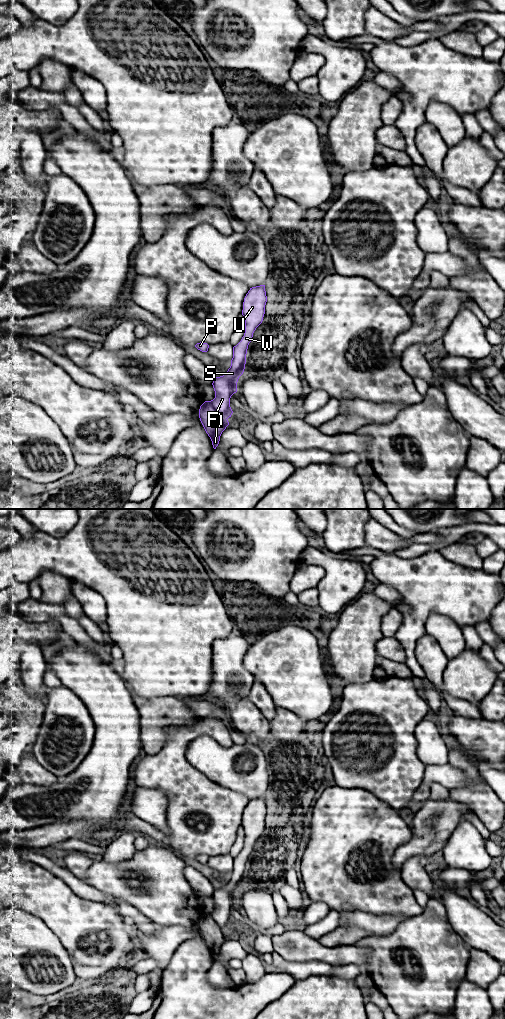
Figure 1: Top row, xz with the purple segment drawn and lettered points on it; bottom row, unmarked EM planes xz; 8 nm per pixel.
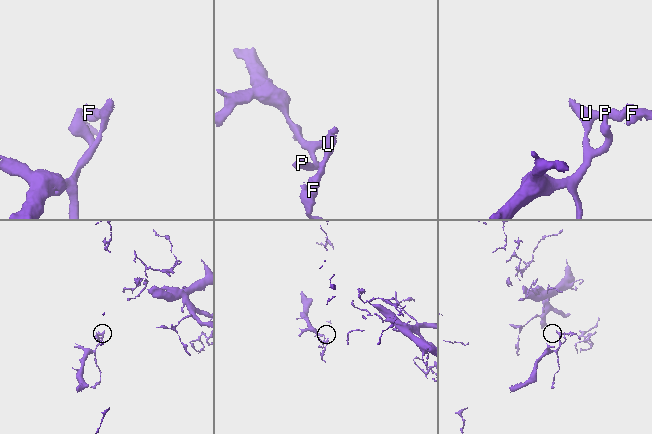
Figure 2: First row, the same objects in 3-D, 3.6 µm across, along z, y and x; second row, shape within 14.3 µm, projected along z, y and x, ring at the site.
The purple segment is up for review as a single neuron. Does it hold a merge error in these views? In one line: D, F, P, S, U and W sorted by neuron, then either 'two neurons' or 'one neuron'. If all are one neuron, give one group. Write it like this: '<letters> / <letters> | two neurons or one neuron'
D / F P S U W | two neurons

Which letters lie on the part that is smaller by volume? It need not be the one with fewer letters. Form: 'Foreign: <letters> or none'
Foreign: D

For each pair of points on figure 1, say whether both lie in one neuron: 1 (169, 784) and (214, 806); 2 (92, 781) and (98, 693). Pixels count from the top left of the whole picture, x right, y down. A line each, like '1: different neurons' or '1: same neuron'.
1: same neuron
2: same neuron

